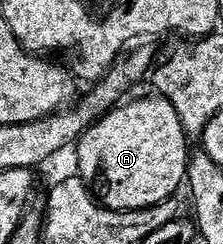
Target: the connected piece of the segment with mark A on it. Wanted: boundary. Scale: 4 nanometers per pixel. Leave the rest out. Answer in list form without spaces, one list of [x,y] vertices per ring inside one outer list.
[[[161,96],[123,101],[78,137],[77,177],[109,210],[139,210],[177,195],[186,177],[188,139],[176,108]]]

